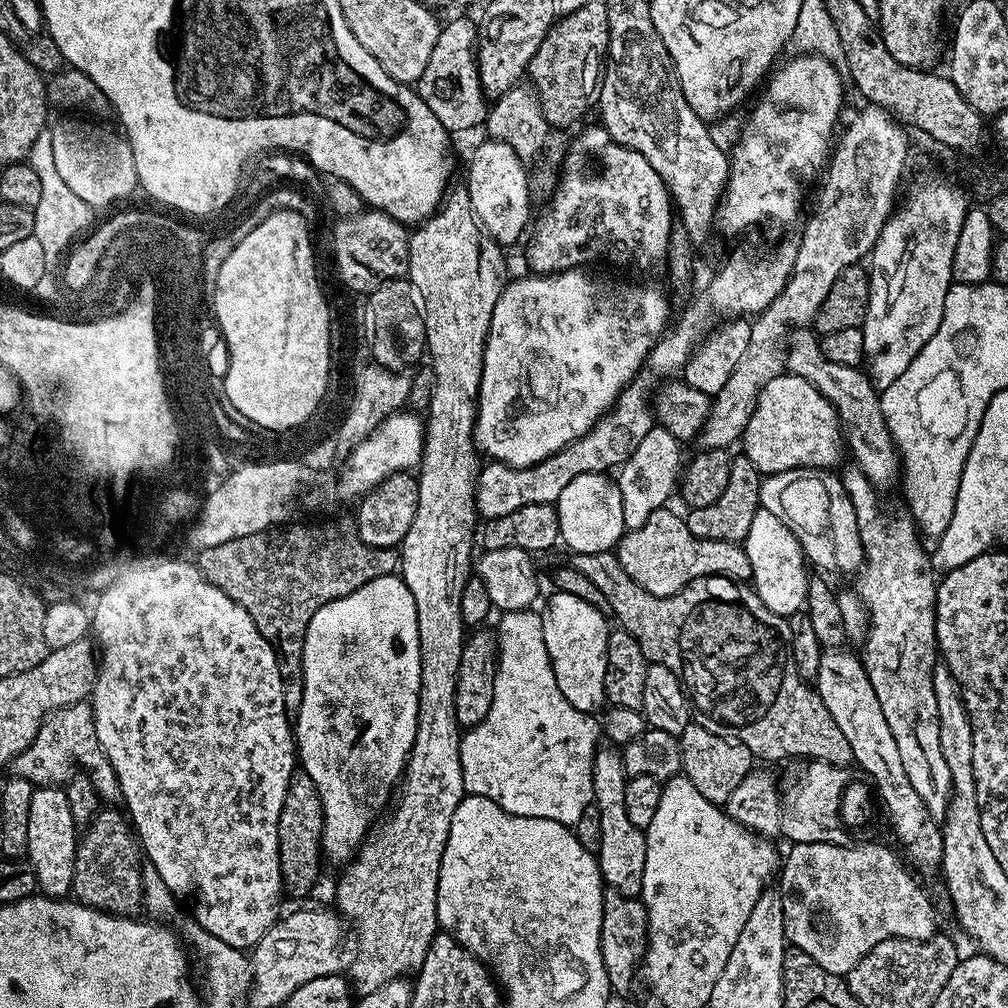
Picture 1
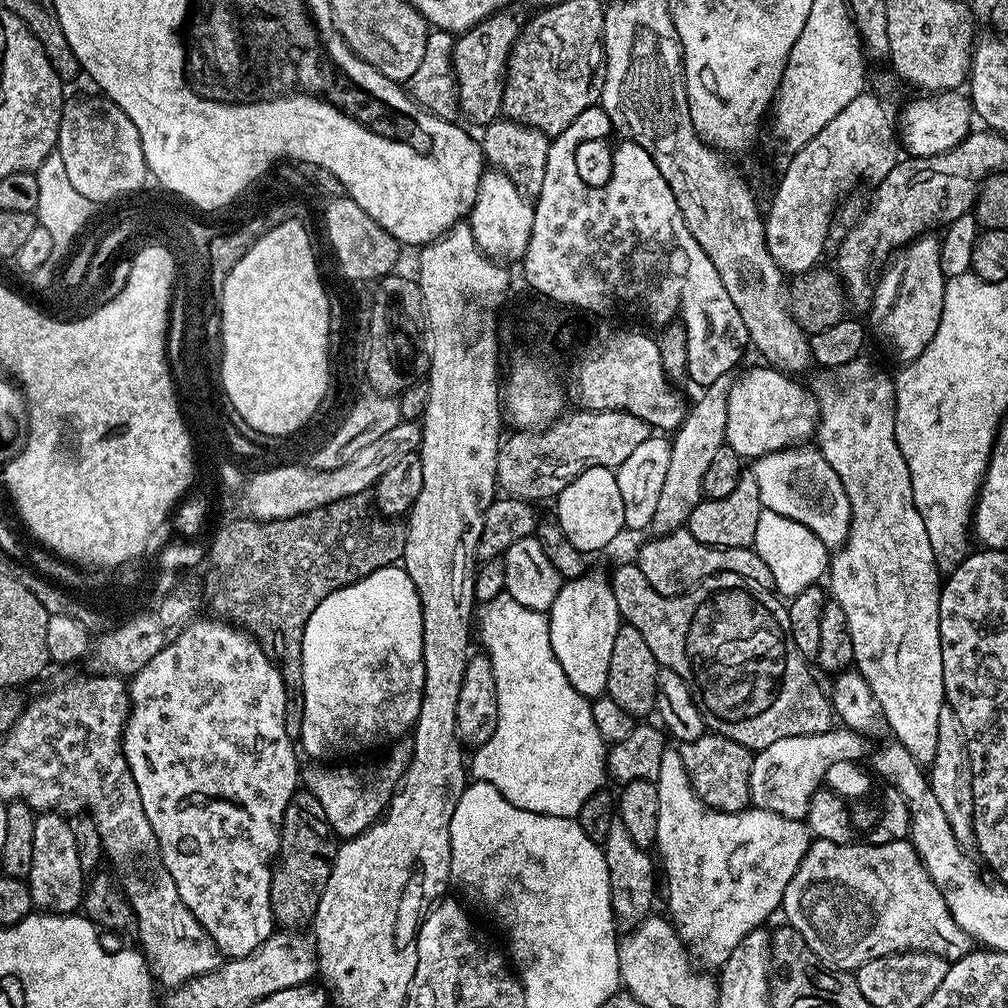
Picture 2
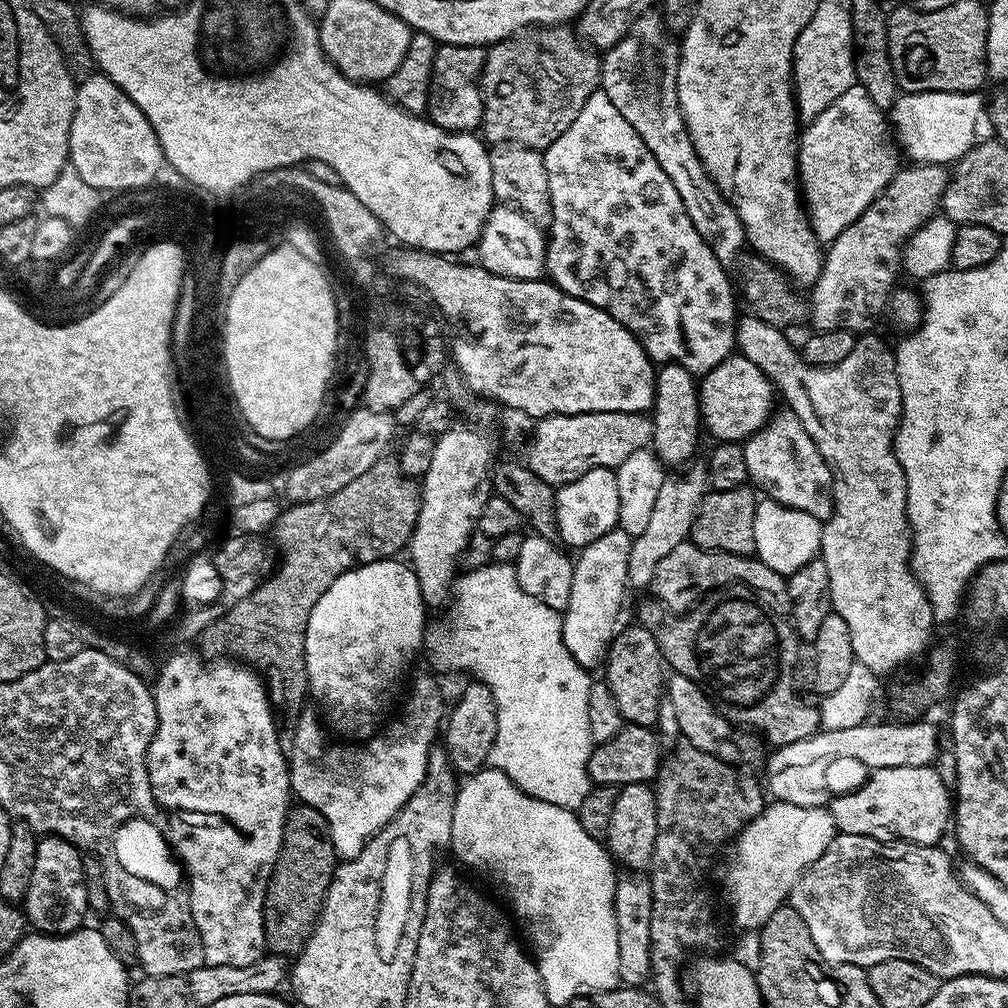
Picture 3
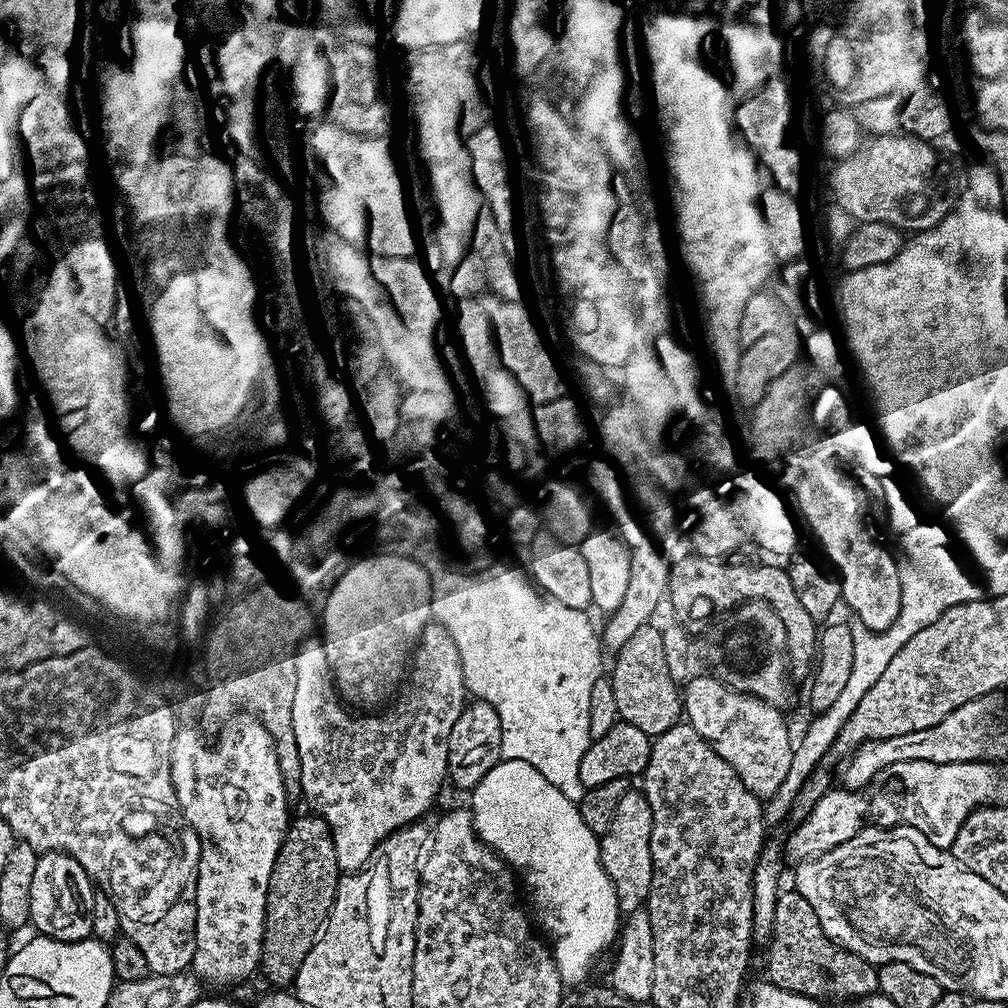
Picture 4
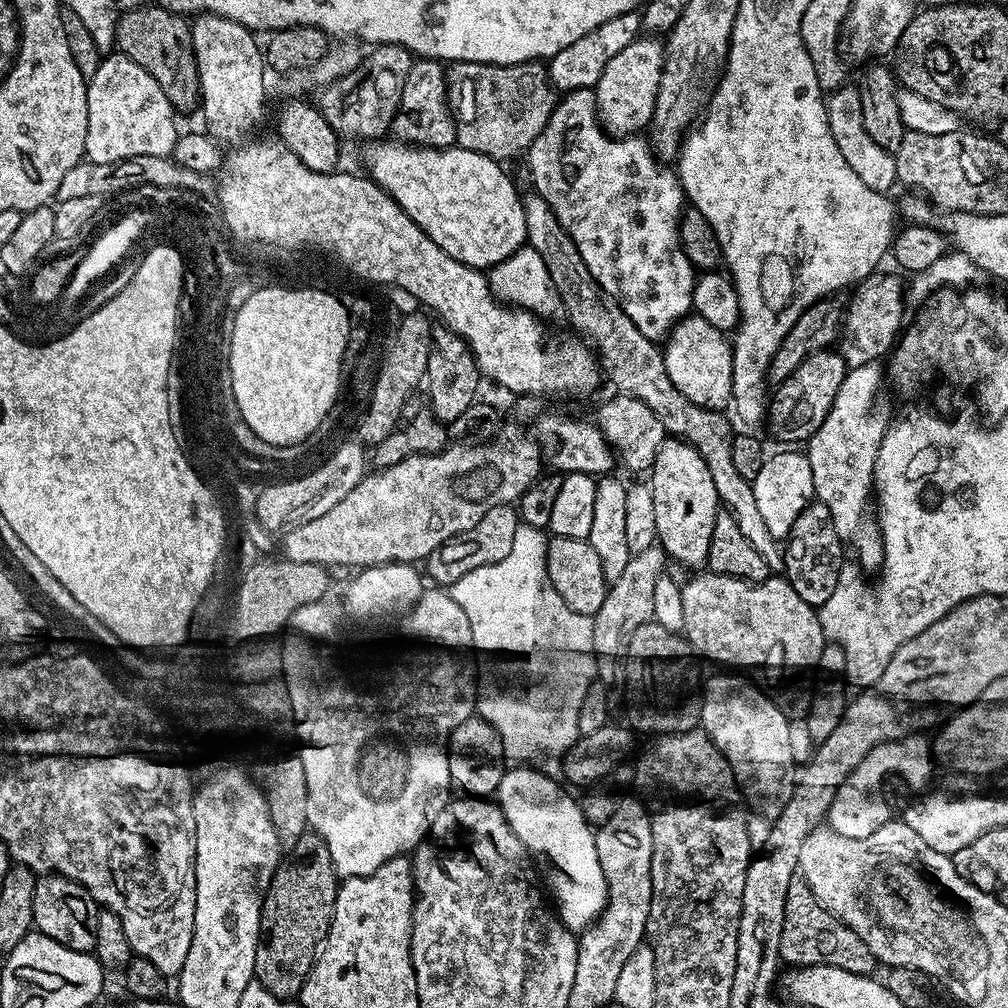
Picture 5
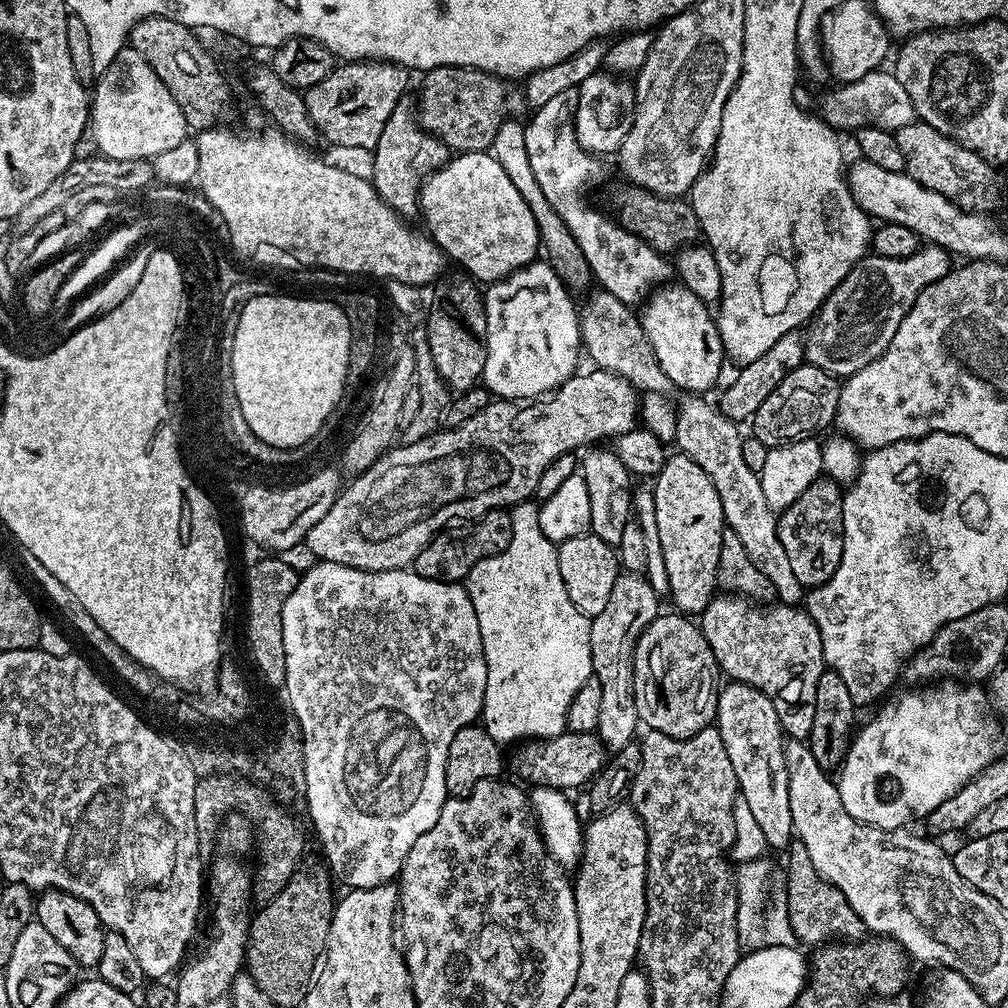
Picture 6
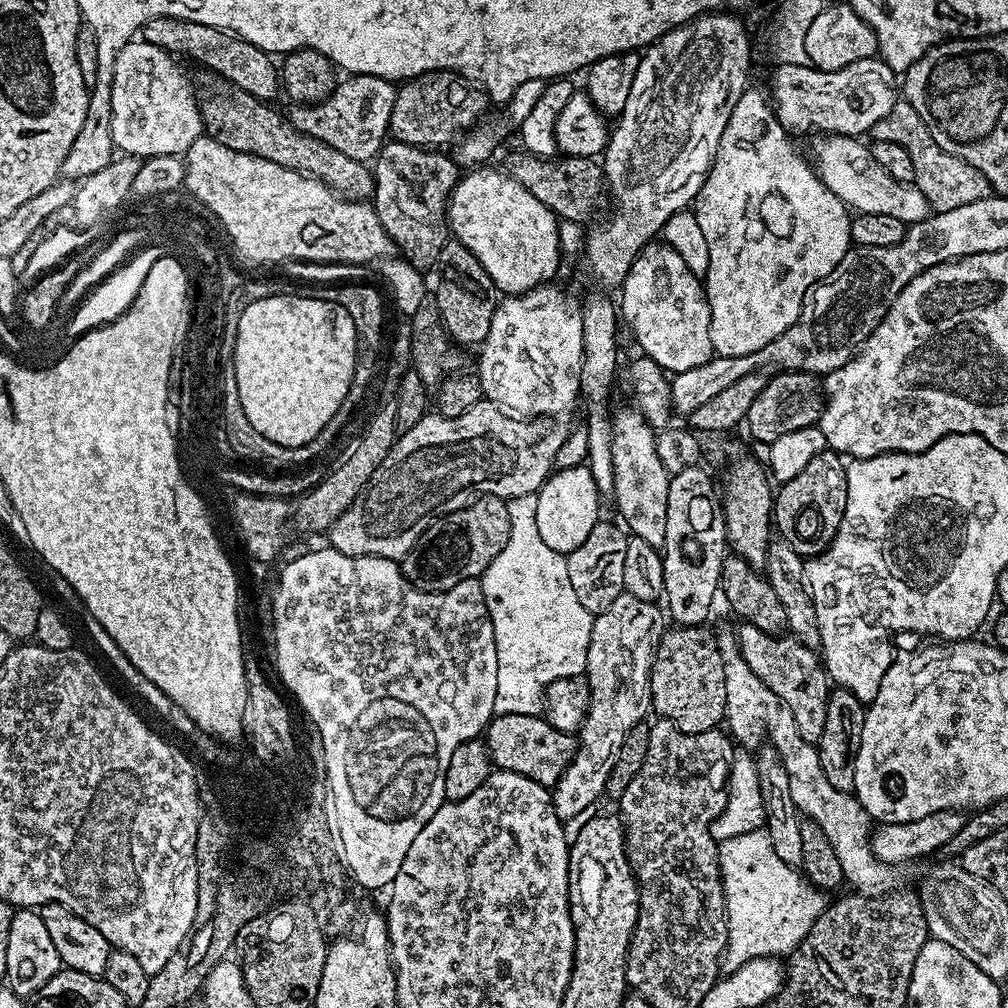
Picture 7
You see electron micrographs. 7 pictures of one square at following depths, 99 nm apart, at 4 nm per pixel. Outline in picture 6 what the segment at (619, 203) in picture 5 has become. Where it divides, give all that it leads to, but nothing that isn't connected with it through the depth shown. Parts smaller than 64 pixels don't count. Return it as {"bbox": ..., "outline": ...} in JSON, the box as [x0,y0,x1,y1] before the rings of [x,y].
{"bbox":[524,88,670,306],"outline":[[[571,88],[554,98],[550,98],[550,102],[546,102],[546,106],[535,109],[531,113],[532,121],[527,121],[524,124],[526,149],[530,156],[531,169],[534,170],[534,175],[543,194],[546,194],[547,201],[558,212],[563,222],[569,227],[570,234],[577,239],[579,246],[581,246],[582,254],[585,255],[586,262],[589,264],[589,270],[592,271],[591,279],[596,284],[600,283],[597,285],[603,291],[614,294],[614,298],[618,298],[629,306],[636,306],[647,300],[653,289],[669,279],[670,264],[669,261],[667,264],[664,261],[667,259],[652,249],[641,236],[635,236],[630,230],[621,228],[615,219],[609,218],[607,220],[594,205],[588,204],[588,196],[584,191],[587,190],[588,184],[599,182],[604,168],[600,165],[603,163],[595,155],[587,152],[576,137],[574,122],[578,110],[579,93],[579,88]]]}

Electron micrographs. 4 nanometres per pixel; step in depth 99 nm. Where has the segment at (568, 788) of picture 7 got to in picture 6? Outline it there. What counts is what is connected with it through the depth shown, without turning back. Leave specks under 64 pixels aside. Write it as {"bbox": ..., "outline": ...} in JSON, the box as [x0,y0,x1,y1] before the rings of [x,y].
{"bbox":[590,572,661,753],"outline":[[[624,572],[614,582],[614,590],[610,590],[610,599],[602,614],[591,617],[590,646],[592,647],[592,675],[598,678],[602,685],[602,711],[598,713],[596,732],[609,753],[622,750],[622,746],[633,743],[632,736],[638,729],[638,717],[634,706],[634,690],[632,689],[632,653],[636,651],[636,640],[654,622],[654,618],[661,615],[661,597],[654,592],[654,588],[644,574]]]}

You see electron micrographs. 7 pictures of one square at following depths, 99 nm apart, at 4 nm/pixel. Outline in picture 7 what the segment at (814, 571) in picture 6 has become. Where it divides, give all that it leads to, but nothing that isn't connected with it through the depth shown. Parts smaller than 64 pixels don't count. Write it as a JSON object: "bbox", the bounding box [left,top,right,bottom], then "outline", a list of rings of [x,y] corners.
{"bbox":[771,450,847,556],"outline":[[[825,450],[814,454],[809,465],[797,477],[779,485],[780,490],[778,488],[774,496],[771,519],[779,539],[786,541],[799,556],[821,556],[832,545],[846,510],[847,473],[840,453]]]}

